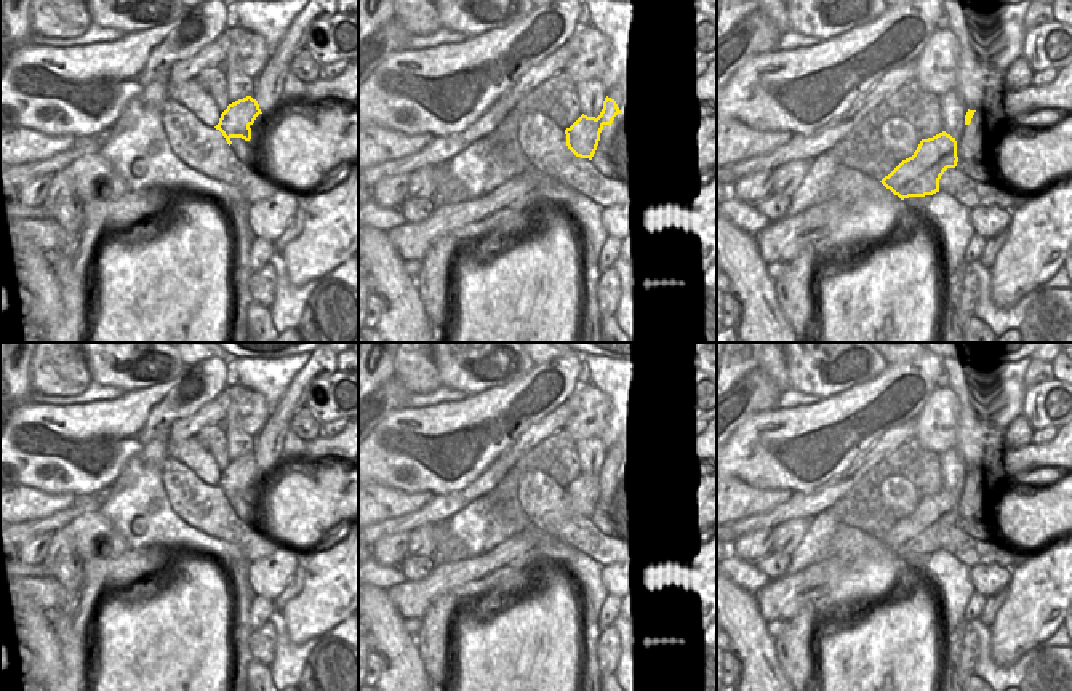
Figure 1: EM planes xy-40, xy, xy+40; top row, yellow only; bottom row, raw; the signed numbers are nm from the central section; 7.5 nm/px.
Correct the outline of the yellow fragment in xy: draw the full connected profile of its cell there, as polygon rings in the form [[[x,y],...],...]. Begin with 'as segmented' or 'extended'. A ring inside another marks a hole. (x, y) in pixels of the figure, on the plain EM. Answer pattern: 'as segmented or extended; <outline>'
as segmented; [[[606,454],[603,467],[597,477],[582,472],[570,486],[565,488],[568,507],[576,515],[592,518],[603,485],[611,483],[618,472],[621,472],[621,469],[616,459]]]

